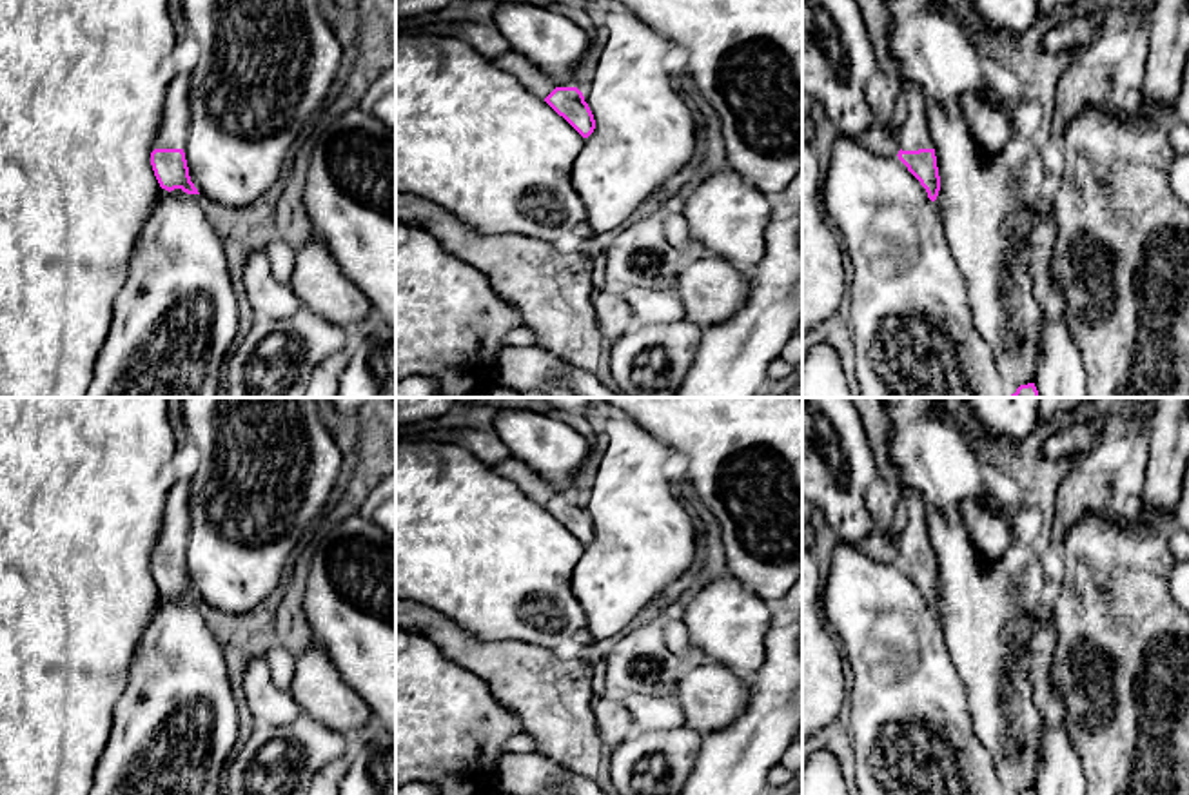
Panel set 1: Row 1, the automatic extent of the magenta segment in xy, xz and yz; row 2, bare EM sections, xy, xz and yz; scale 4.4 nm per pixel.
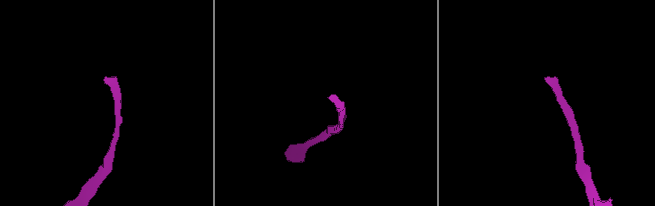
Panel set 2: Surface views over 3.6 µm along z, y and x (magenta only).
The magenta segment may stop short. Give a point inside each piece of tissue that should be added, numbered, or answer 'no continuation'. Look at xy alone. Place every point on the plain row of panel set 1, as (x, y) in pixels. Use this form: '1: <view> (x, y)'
1: xy (173, 538)

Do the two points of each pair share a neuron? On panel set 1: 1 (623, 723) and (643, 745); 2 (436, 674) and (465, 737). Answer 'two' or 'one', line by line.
1: two
2: one

